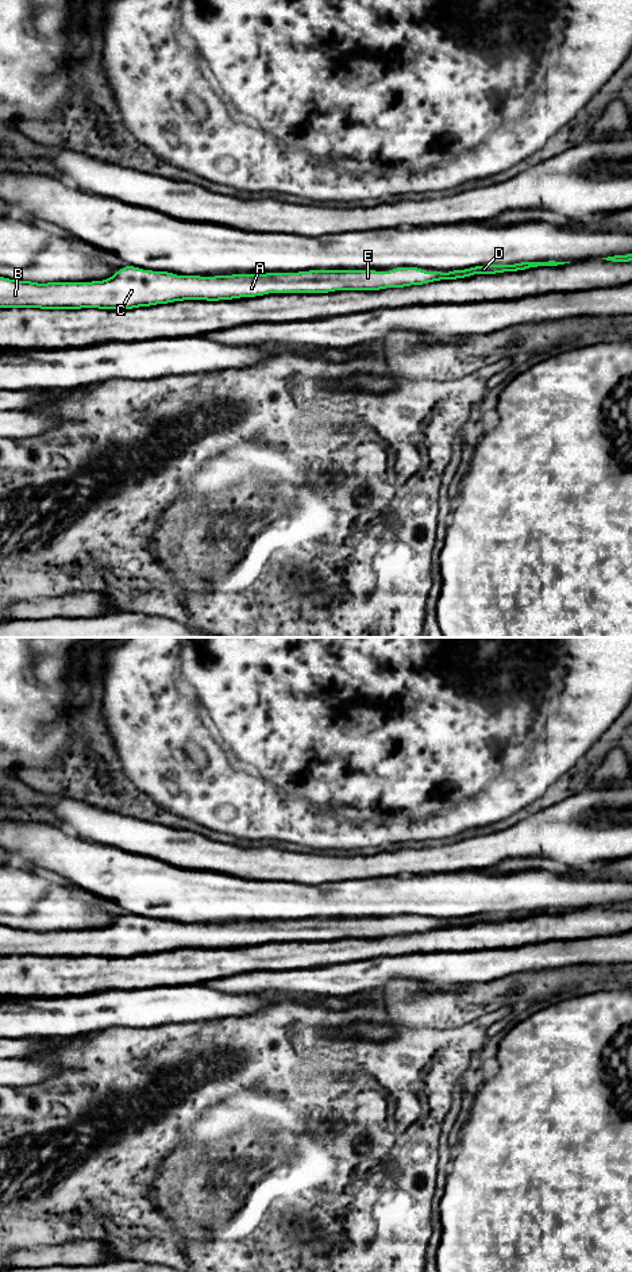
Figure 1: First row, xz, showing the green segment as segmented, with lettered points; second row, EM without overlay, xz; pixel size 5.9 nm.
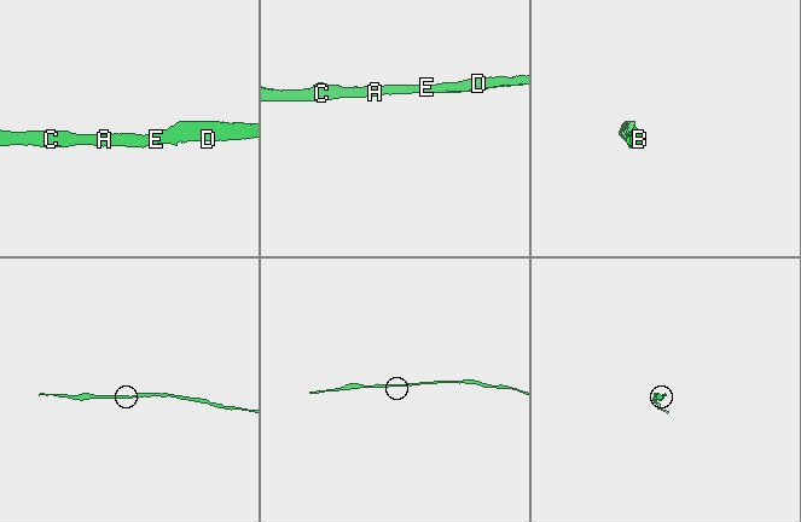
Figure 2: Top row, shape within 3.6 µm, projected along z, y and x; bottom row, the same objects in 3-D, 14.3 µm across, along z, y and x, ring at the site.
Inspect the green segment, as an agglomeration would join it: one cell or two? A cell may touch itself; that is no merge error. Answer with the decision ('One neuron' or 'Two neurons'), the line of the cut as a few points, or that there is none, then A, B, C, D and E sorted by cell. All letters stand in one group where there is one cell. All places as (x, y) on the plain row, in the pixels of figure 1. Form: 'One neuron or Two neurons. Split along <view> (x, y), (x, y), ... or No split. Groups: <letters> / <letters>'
One neuron. No split. Groups: A B C D E

